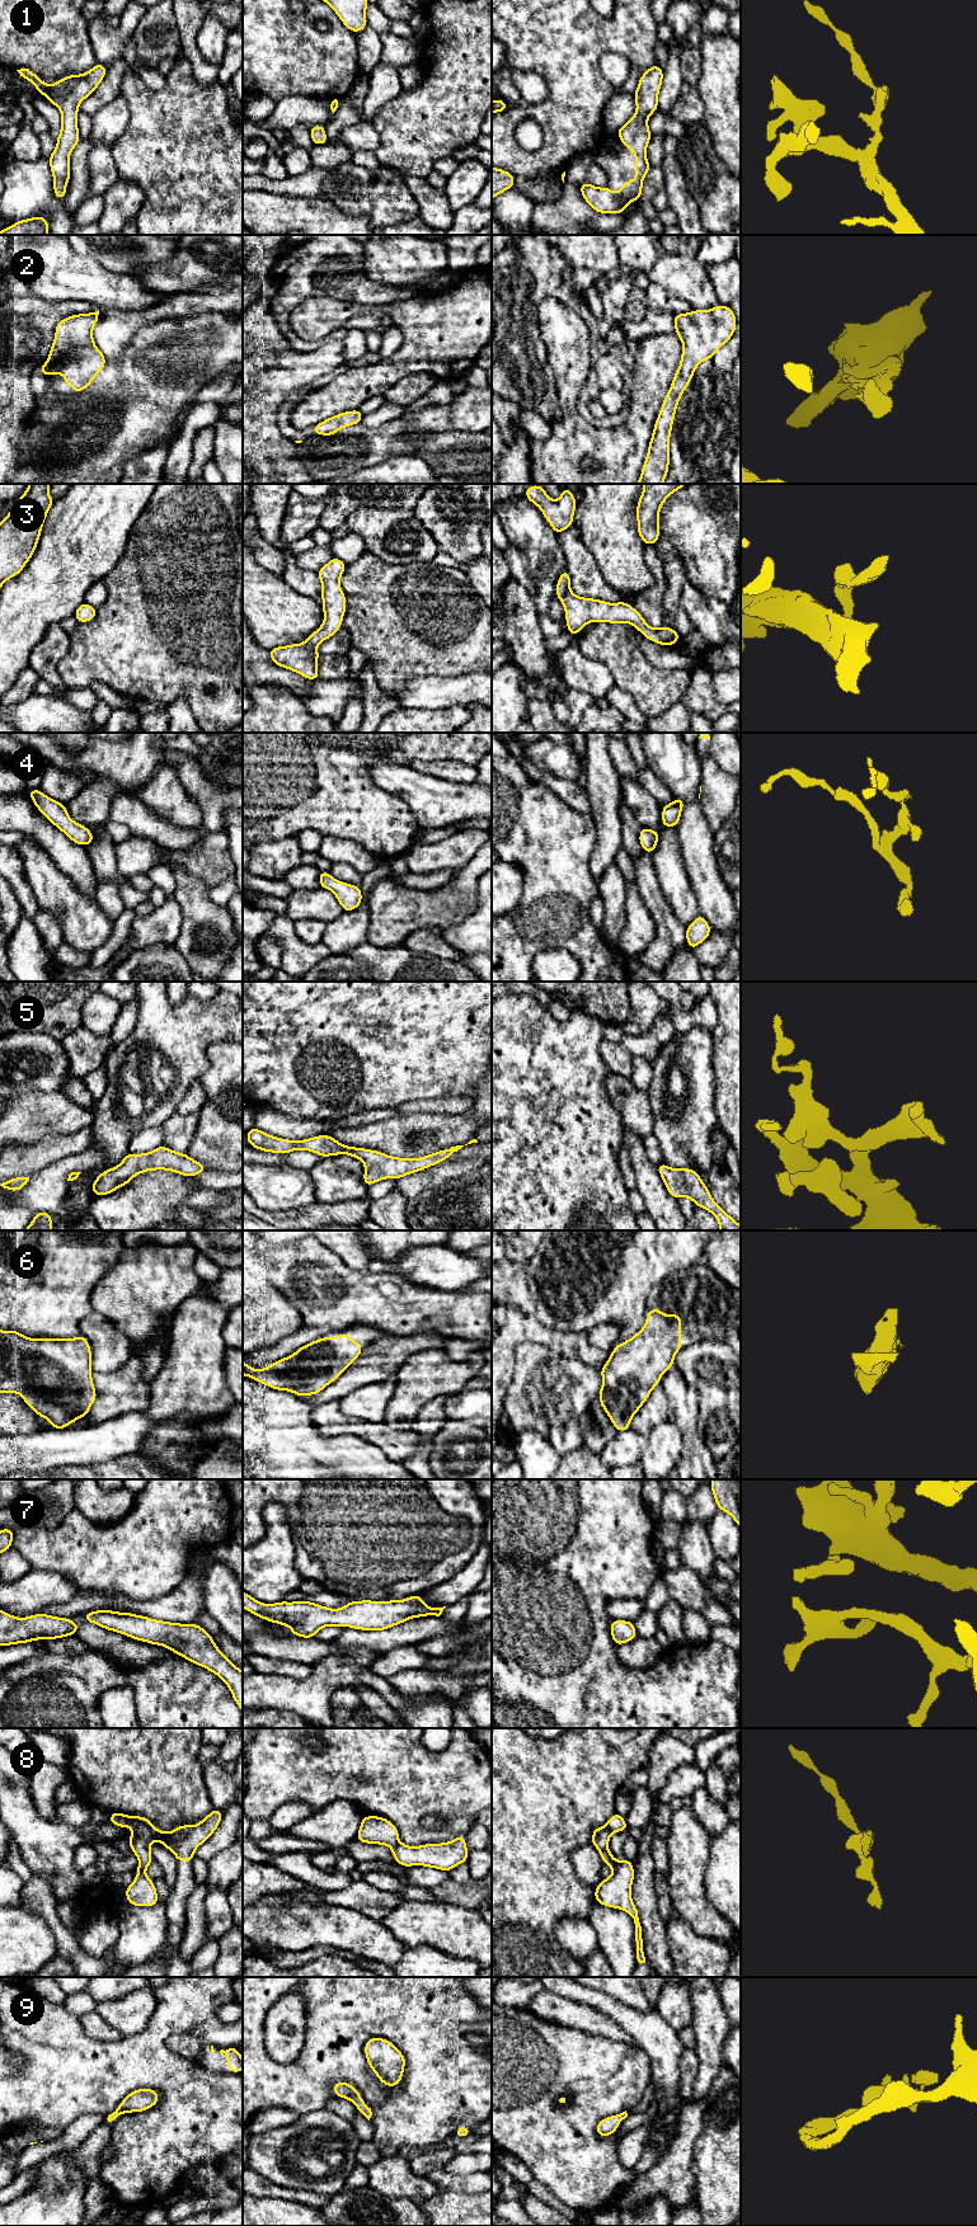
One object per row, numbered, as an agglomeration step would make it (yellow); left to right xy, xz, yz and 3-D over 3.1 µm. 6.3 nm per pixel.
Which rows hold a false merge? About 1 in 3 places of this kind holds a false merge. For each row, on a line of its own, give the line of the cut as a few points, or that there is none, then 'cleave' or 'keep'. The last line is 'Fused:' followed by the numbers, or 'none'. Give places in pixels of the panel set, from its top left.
1: cut none; keep
2: cut none; keep
3: cut none; keep
4: cut none; keep
5: cut none; keep
6: cut none; keep
7: cut none; keep
8: cut xy (135, 1817), (156, 1839); cleave
9: cut none; keep
Fused: 8

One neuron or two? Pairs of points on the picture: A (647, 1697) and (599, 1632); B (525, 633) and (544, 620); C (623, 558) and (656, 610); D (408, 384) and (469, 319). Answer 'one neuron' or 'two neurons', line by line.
A: one neuron
B: two neurons
C: two neurons
D: two neurons

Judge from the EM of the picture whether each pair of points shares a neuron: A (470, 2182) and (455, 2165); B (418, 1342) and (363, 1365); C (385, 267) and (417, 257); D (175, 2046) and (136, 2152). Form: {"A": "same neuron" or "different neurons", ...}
{"A": "different neurons", "B": "same neuron", "C": "same neuron", "D": "different neurons"}

